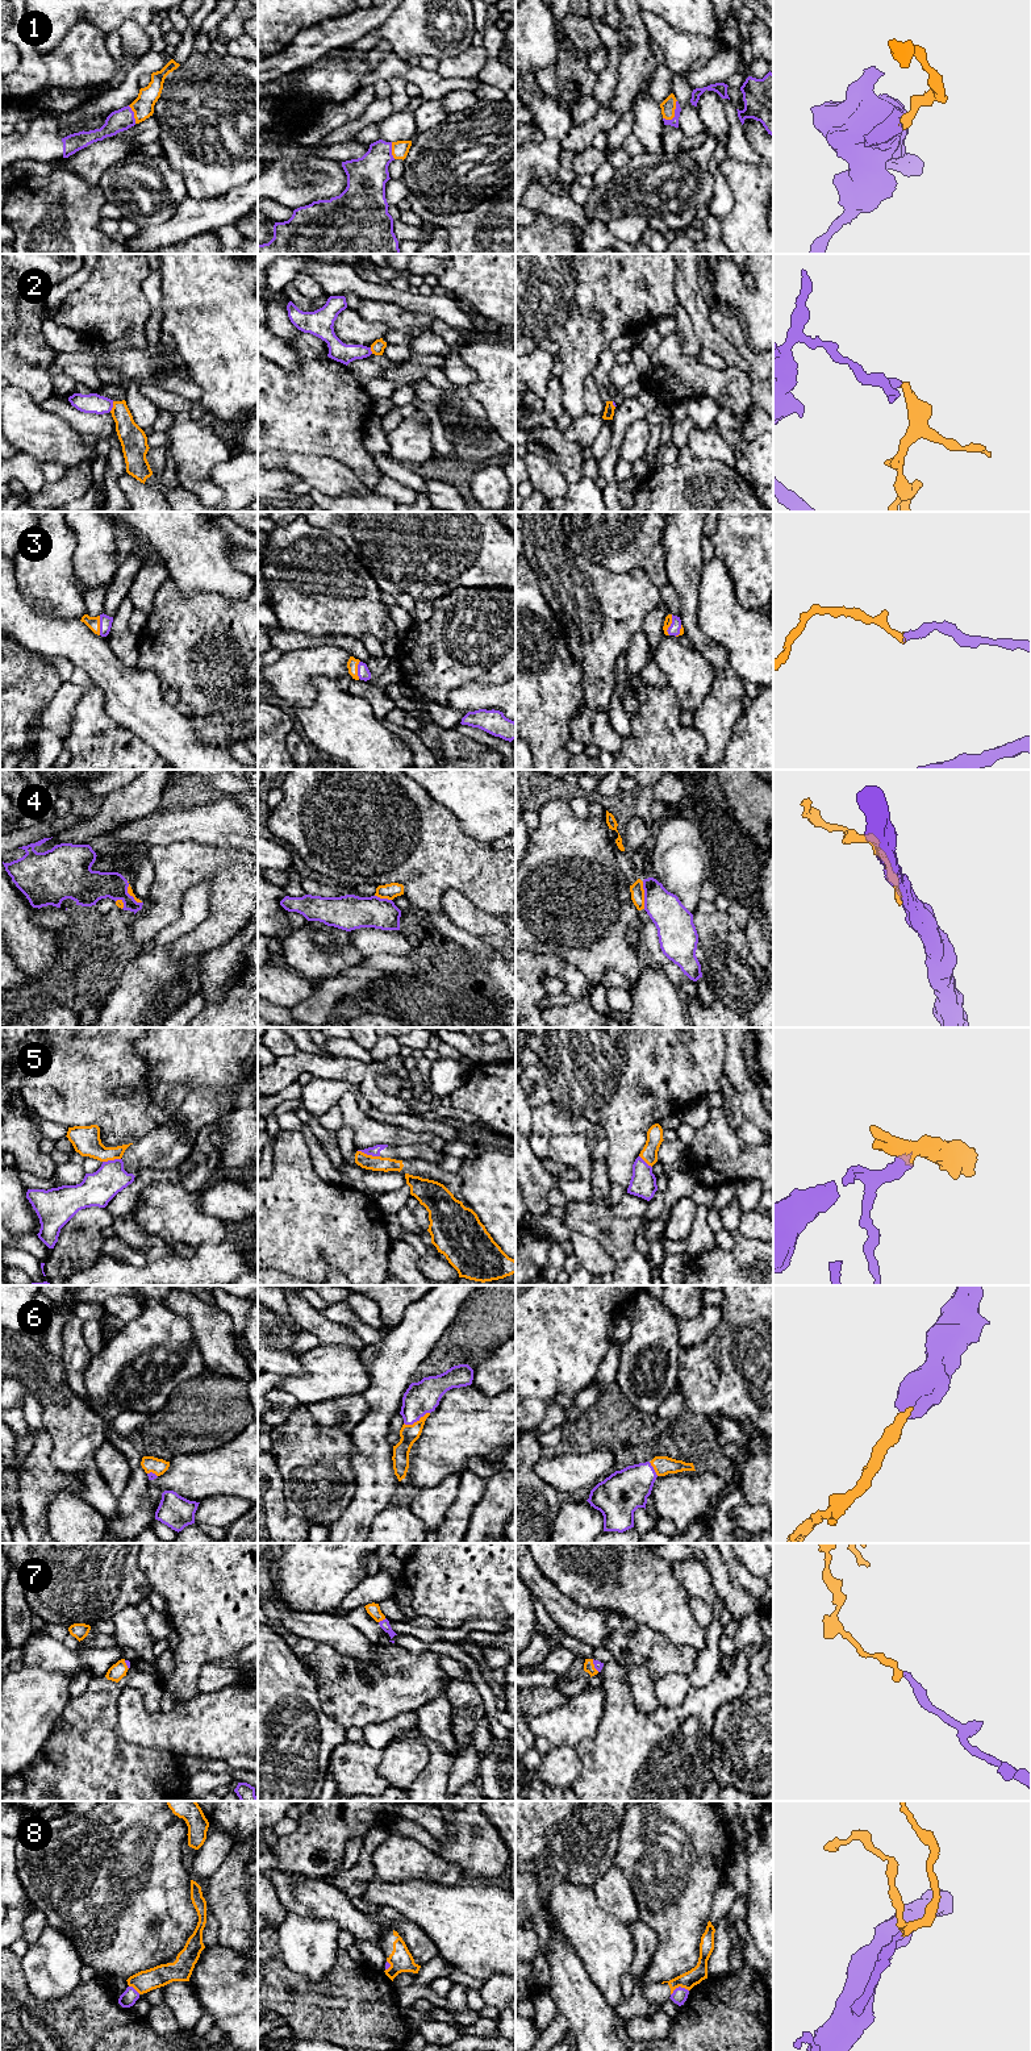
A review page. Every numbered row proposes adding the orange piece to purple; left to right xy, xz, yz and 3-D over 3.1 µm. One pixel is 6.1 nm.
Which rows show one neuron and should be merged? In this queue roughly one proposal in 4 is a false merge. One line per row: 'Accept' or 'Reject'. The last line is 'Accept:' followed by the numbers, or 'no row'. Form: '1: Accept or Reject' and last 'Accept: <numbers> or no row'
1: Accept
2: Reject
3: Accept
4: Reject
5: Reject
6: Accept
7: Accept
8: Reject
Accept: 1, 3, 6, 7

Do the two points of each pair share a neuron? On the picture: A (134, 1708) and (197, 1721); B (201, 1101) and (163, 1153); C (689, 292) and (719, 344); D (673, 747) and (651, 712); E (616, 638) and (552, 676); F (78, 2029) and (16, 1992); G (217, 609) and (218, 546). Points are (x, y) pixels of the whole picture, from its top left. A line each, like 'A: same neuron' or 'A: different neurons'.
A: same neuron
B: same neuron
C: same neuron
D: same neuron
E: different neurons
F: same neuron
G: different neurons

